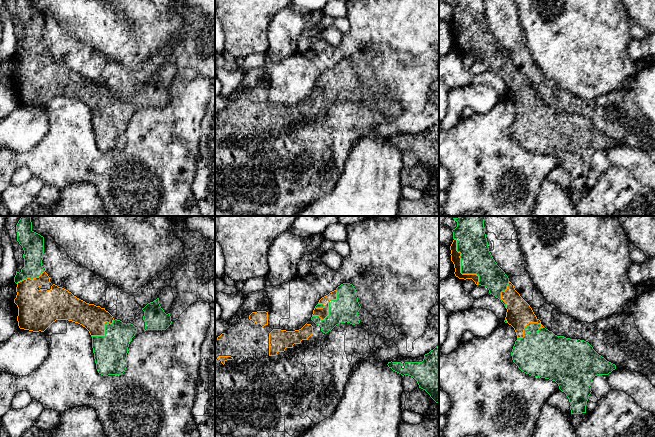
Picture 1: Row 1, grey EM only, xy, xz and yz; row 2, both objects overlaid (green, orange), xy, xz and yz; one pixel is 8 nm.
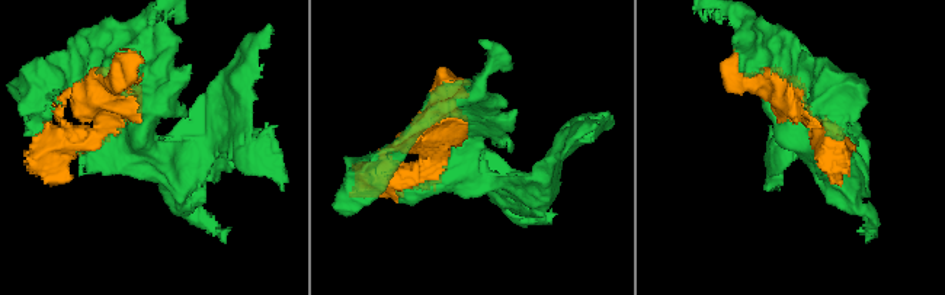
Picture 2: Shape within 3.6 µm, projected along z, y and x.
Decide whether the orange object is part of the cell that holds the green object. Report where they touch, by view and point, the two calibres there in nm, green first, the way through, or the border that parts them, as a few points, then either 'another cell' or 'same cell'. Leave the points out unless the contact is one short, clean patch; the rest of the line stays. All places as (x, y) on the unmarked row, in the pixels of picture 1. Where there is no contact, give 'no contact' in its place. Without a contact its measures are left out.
meets green in yz at (461, 44); 240 nm thick on the green side, 80 nm on the other; same cell

